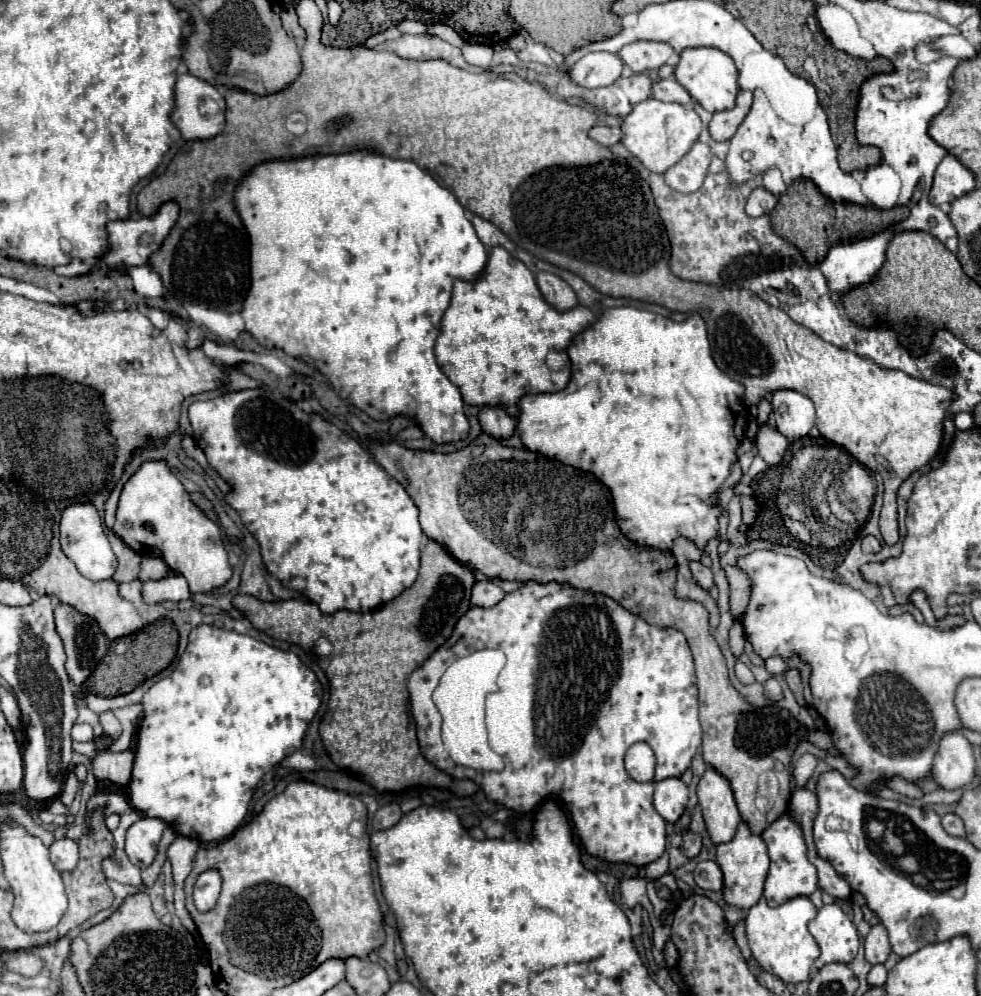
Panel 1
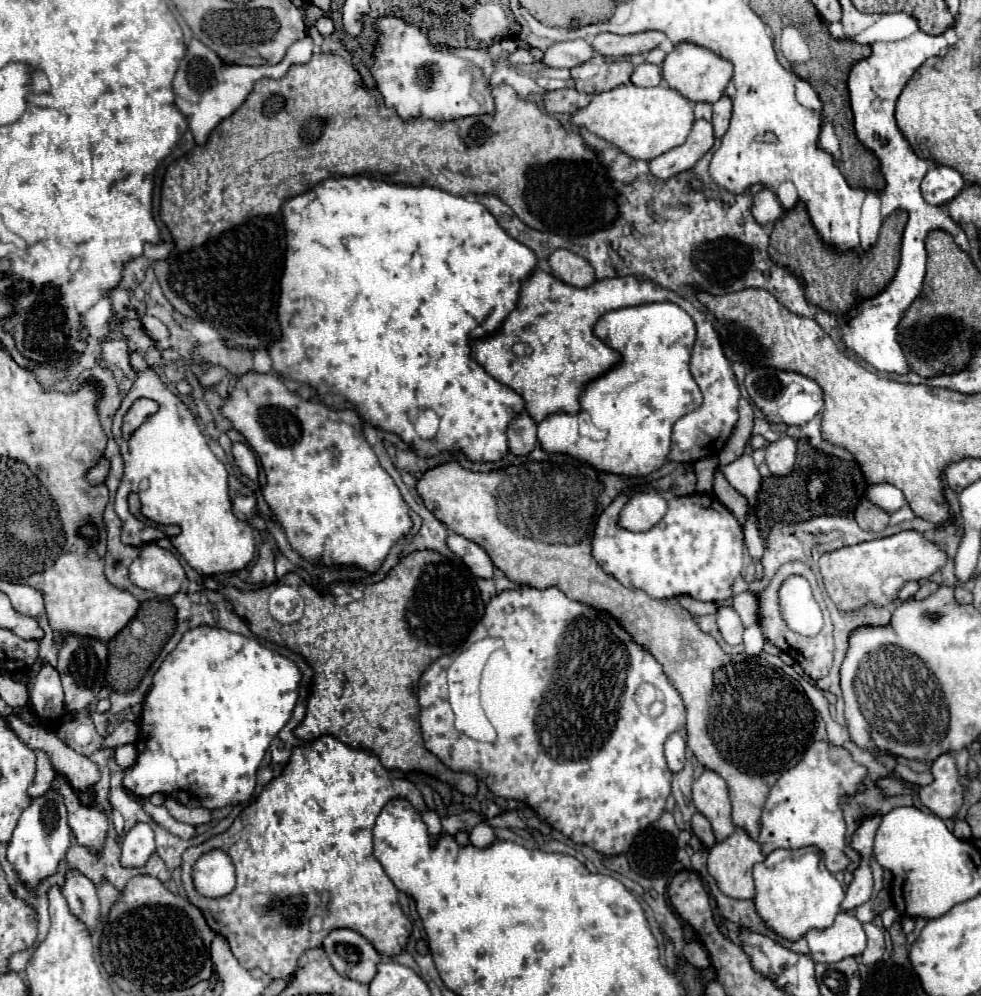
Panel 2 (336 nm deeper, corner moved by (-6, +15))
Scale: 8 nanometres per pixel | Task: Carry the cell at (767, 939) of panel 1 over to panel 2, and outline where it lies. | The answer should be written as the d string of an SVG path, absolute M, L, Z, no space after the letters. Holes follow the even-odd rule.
M818 847L776 849L762 863L754 865L756 909L766 925L778 935L796 941L808 929L826 929L832 925L844 899L844 887L826 869Z

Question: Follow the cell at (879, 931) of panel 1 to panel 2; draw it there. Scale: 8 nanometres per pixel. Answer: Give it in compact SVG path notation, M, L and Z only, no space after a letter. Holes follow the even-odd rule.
M864 923L864 931L866 931L866 937L868 937L868 945L866 945L864 953L862 953L862 963L864 965L874 965L882 957L884 947L886 947L884 933L874 923Z

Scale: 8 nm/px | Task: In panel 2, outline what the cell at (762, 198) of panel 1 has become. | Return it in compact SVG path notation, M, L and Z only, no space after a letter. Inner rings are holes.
M762 189L762 191L756 193L756 197L754 197L752 215L754 215L754 219L756 219L760 225L770 225L770 223L778 221L778 219L784 215L784 209L782 209L778 197L776 197L772 191Z

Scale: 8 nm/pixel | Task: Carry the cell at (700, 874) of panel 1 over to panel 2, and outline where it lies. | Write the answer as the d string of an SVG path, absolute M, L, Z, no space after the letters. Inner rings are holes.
M698 811L692 815L692 831L694 831L694 835L696 835L706 847L712 847L712 845L716 843L708 819L706 819L702 813L698 813Z

